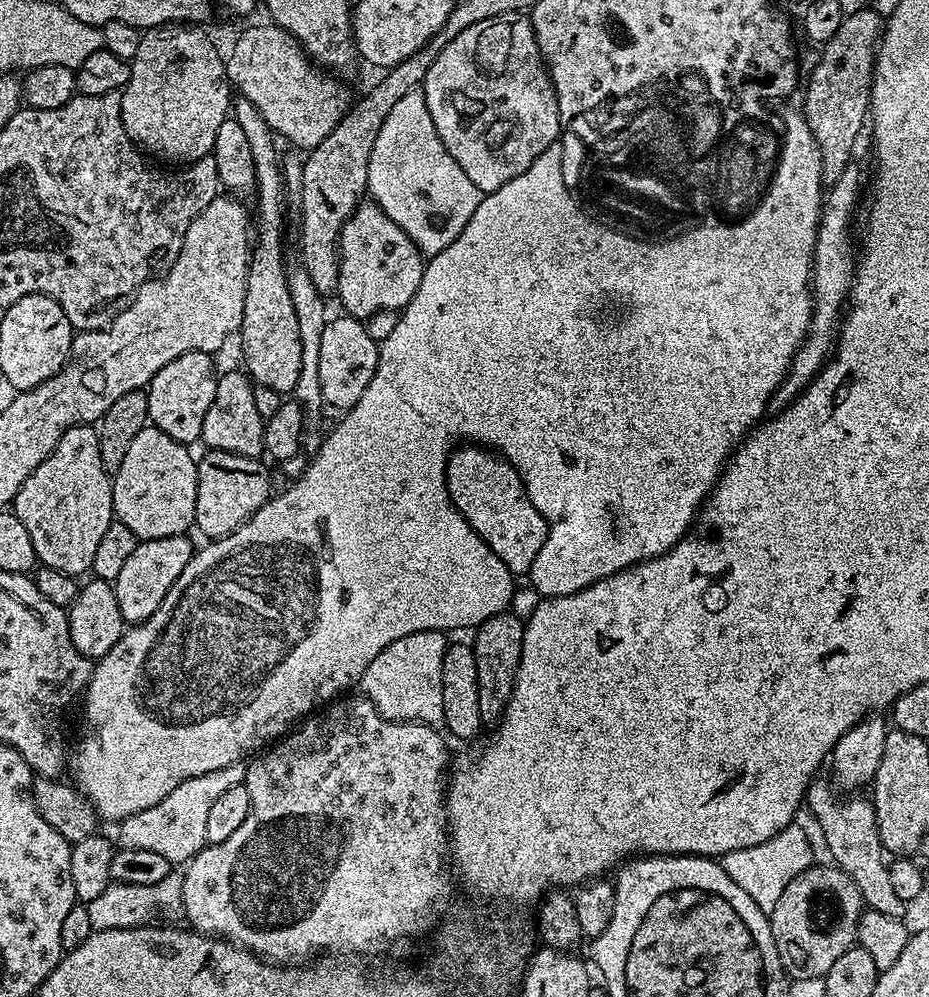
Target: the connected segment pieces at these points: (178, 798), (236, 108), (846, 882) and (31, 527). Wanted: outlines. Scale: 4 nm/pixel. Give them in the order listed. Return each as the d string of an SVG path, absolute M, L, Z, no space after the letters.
M243 763L231 764L222 770L210 770L210 774L198 774L194 778L186 778L186 782L174 786L174 790L170 790L170 794L166 794L166 798L162 798L158 806L150 806L138 814L119 821L119 847L154 850L154 854L162 854L162 858L166 858L172 865L183 865L197 856L208 844L206 821L210 809L225 790L230 790L230 786L243 784L244 769Z
M237 95L231 101L231 119L242 126L254 158L256 175L256 212L254 208L254 235L250 240L250 259L246 278L246 298L242 306L242 322L238 329L240 352L244 355L243 367L256 384L270 386L281 394L292 394L298 374L302 371L301 336L290 300L284 266L284 240L280 231L284 228L284 204L286 204L284 177L281 174L281 153L276 153L277 137L267 124L258 107L252 101Z
M813 866L794 877L786 886L786 890L782 890L782 898L778 898L778 902L774 902L774 906L768 912L774 946L778 950L778 958L784 967L784 973L793 981L818 980L824 977L830 966L834 966L836 959L846 954L846 950L857 943L856 927L865 908L864 899L855 880L843 867Z
M76 424L72 428L66 430L66 434L62 434L62 438L58 438L58 446L54 446L54 450L42 462L42 466L38 466L38 470L34 470L34 474L30 474L30 478L26 478L26 482L22 482L22 486L18 490L14 501L14 511L18 519L22 522L22 526L26 526L26 530L30 534L30 542L34 542L34 550L36 551L37 561L45 568L53 568L59 572L64 572L67 576L77 578L83 577L83 572L87 573L94 562L94 553L98 551L98 545L102 542L102 537L106 534L106 526L114 523L114 513L112 510L112 481L113 477L102 466L102 450L100 449L100 434L93 425Z

